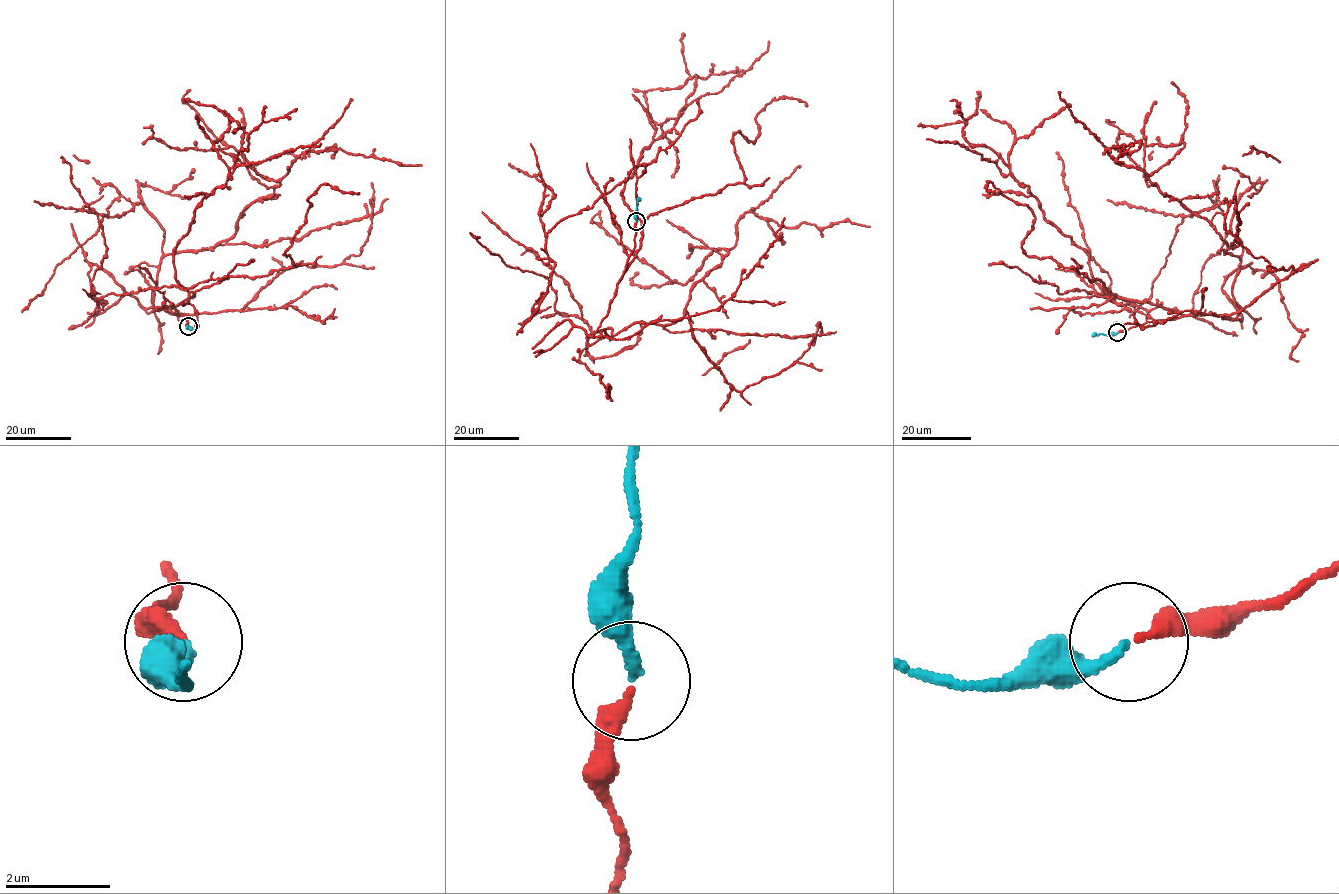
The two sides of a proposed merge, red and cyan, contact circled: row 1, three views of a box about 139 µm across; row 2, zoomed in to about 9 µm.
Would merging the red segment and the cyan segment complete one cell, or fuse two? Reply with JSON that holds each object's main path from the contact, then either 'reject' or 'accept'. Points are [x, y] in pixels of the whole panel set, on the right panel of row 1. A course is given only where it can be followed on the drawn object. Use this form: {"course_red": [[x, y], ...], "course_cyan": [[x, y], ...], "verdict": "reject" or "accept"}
{"course_red": [[1118, 332], [1183, 315], [1235, 319], [1240, 258], [1207, 220], [1145, 178], [1184, 143], [1147, 146], [1115, 122]], "course_cyan": [[1118, 332], [1092, 334]], "verdict": "accept"}

